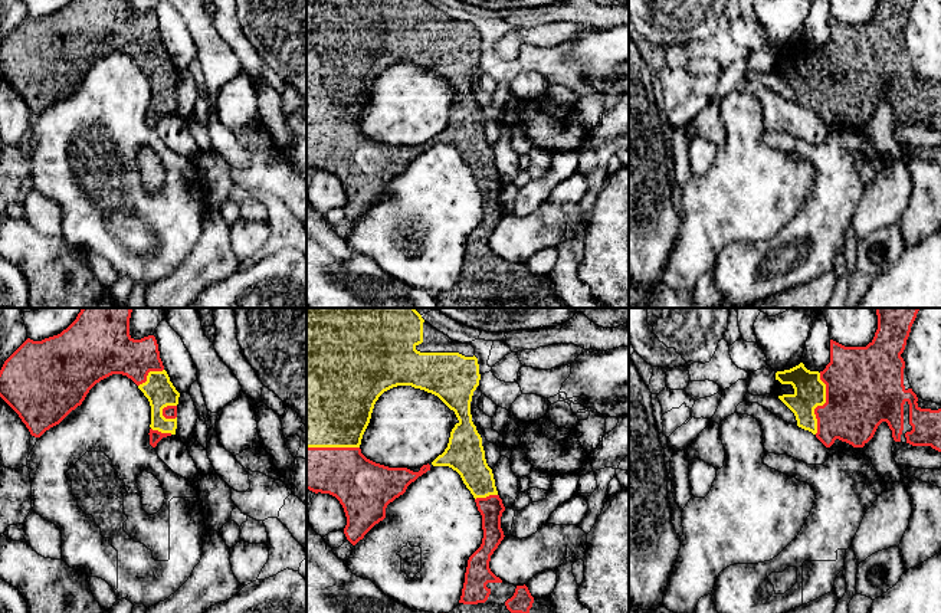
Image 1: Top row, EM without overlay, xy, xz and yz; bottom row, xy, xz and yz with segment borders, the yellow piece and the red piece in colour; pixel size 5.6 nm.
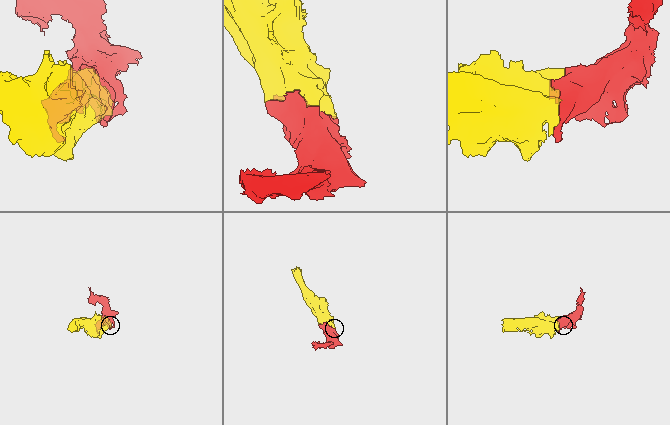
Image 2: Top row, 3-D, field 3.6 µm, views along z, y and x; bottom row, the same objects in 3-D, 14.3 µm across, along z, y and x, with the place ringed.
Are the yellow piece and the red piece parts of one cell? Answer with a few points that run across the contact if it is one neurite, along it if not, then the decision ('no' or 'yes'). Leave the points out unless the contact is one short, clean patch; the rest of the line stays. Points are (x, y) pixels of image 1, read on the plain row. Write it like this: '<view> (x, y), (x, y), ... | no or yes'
yes

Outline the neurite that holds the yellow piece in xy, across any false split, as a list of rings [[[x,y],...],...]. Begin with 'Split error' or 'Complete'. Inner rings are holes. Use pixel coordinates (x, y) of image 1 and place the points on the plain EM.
Split error. [[[72,0],[60,12],[33,19],[27,16],[0,47],[0,75],[19,92],[30,112],[40,115],[82,82],[89,68],[101,58],[122,52],[131,56],[151,83],[150,122],[176,112],[176,68],[160,36],[154,13],[134,17],[129,0]]]

